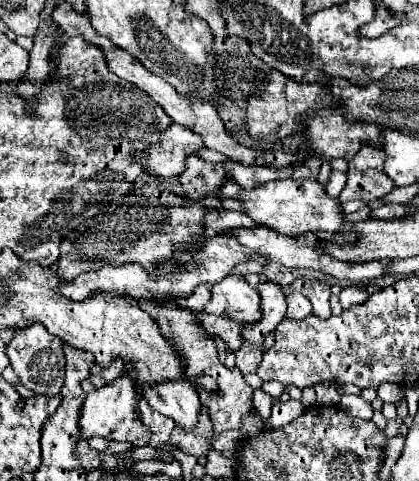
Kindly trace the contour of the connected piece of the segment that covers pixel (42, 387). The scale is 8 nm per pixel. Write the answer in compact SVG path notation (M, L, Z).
M33 323L25 329L15 329L15 337L7 345L7 357L11 361L13 371L19 375L21 385L31 389L37 395L59 395L63 387L63 341L55 335L51 335L43 323Z

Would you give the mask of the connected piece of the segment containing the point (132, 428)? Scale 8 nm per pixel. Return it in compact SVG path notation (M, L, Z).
M121 375L111 385L105 385L101 389L95 389L93 393L87 393L83 407L79 411L79 441L91 439L91 437L103 437L103 439L127 441L127 443L133 443L135 447L147 445L151 433L137 419L137 413L135 413L139 399L141 399L141 395L137 393L135 383L127 375Z

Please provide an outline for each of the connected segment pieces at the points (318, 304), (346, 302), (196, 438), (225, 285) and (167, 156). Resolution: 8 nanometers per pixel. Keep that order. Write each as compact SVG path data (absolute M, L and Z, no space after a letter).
M317 279L305 281L301 293L313 303L313 315L315 315L315 317L319 317L319 319L331 317L331 307L329 307L331 291L329 291L329 285L327 285L327 283L317 281Z
M366 285L365 287L345 287L339 293L339 301L343 309L349 309L351 305L359 305L365 303L367 297L374 292L374 286Z
M201 407L199 423L191 433L183 431L181 427L175 427L171 431L171 443L177 445L183 453L193 455L193 457L205 457L209 453L211 437L213 437L213 425L205 407Z
M227 275L227 279L213 287L213 297L205 305L205 311L225 315L243 325L249 325L261 319L261 299L259 293L251 289L243 277Z
M169 125L159 137L159 143L139 151L133 163L139 163L145 173L153 177L177 177L185 169L185 159L203 147L199 135L183 125Z

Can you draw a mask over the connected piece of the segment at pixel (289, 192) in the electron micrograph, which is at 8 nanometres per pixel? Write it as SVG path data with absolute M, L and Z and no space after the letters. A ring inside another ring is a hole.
M315 179L269 181L251 191L241 191L235 199L241 201L243 213L247 213L257 225L279 231L281 235L299 237L303 233L315 233L315 231L337 233L343 229L341 201L329 197L325 187Z

